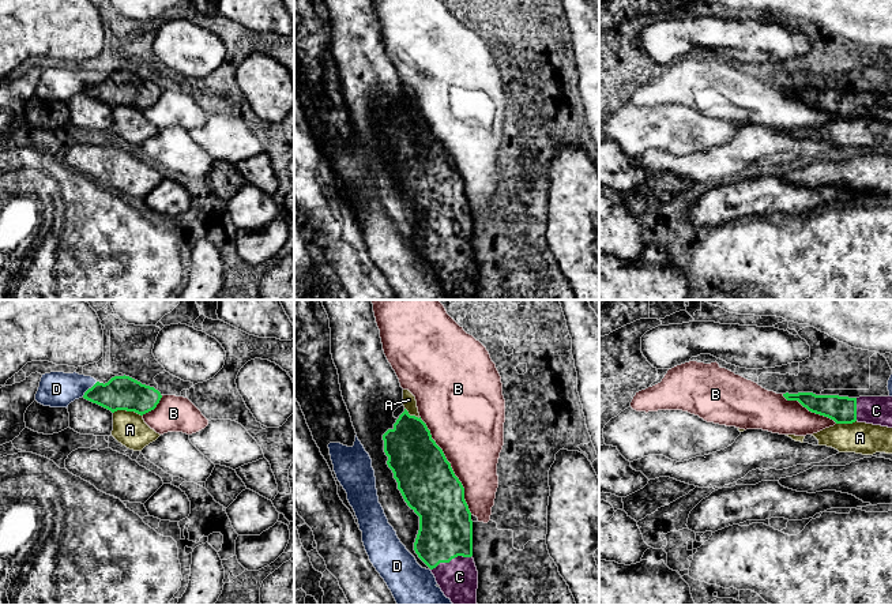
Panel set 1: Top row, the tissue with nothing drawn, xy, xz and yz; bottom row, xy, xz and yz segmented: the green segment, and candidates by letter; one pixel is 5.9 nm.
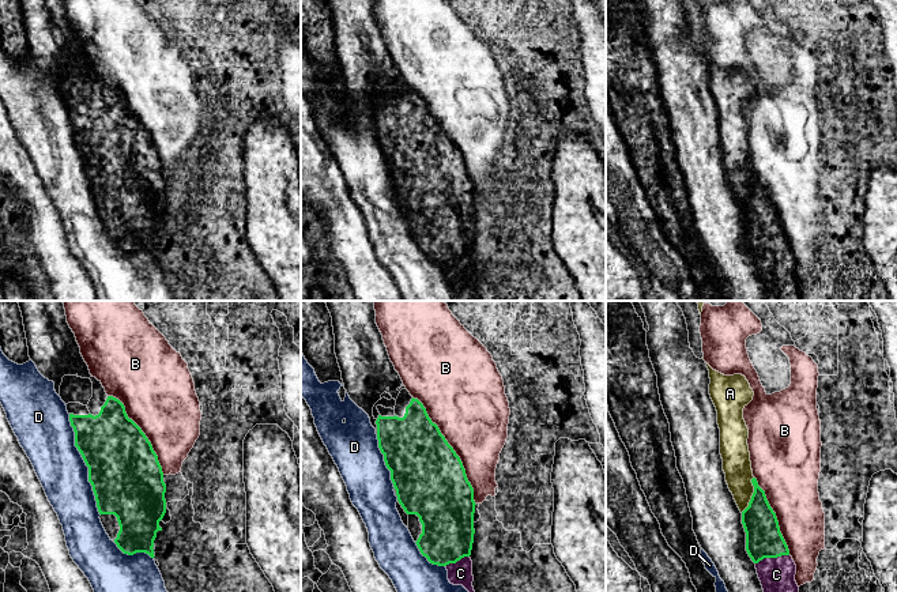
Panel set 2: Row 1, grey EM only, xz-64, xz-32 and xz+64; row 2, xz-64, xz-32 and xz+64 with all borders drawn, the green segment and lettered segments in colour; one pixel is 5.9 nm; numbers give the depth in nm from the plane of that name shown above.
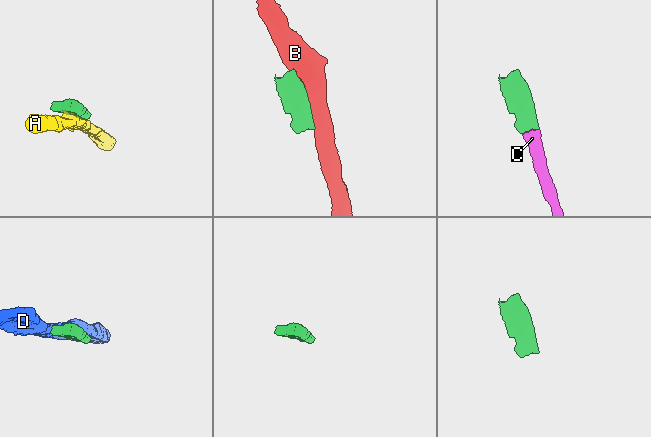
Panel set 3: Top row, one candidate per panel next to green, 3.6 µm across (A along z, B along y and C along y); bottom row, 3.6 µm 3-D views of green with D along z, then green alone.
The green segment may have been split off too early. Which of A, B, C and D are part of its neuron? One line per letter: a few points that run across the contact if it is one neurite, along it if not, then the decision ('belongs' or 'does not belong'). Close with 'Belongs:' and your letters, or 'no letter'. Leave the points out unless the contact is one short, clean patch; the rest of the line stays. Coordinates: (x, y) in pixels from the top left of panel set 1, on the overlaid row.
A: does not belong
B: does not belong
C: line xz (446, 529), (446, 548), (450, 560), (458, 579); belongs
D: does not belong
Belongs: C

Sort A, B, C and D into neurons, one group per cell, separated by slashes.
A / B / C / D

